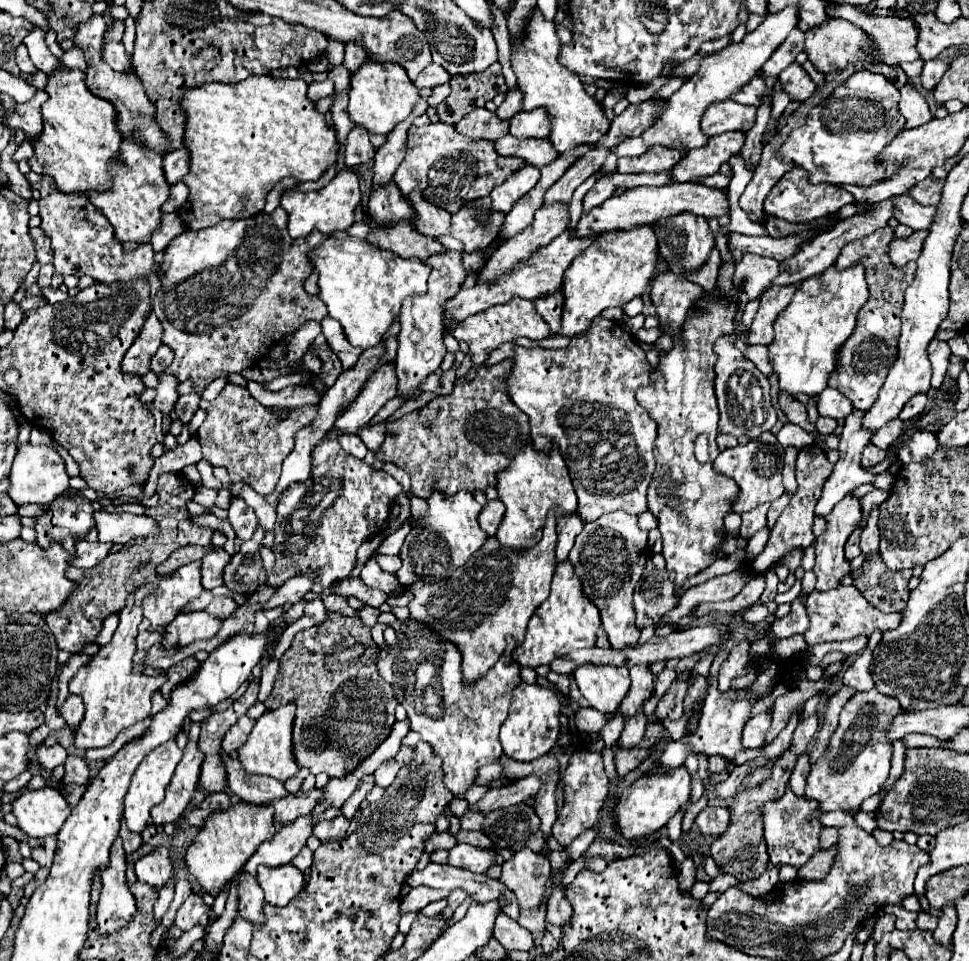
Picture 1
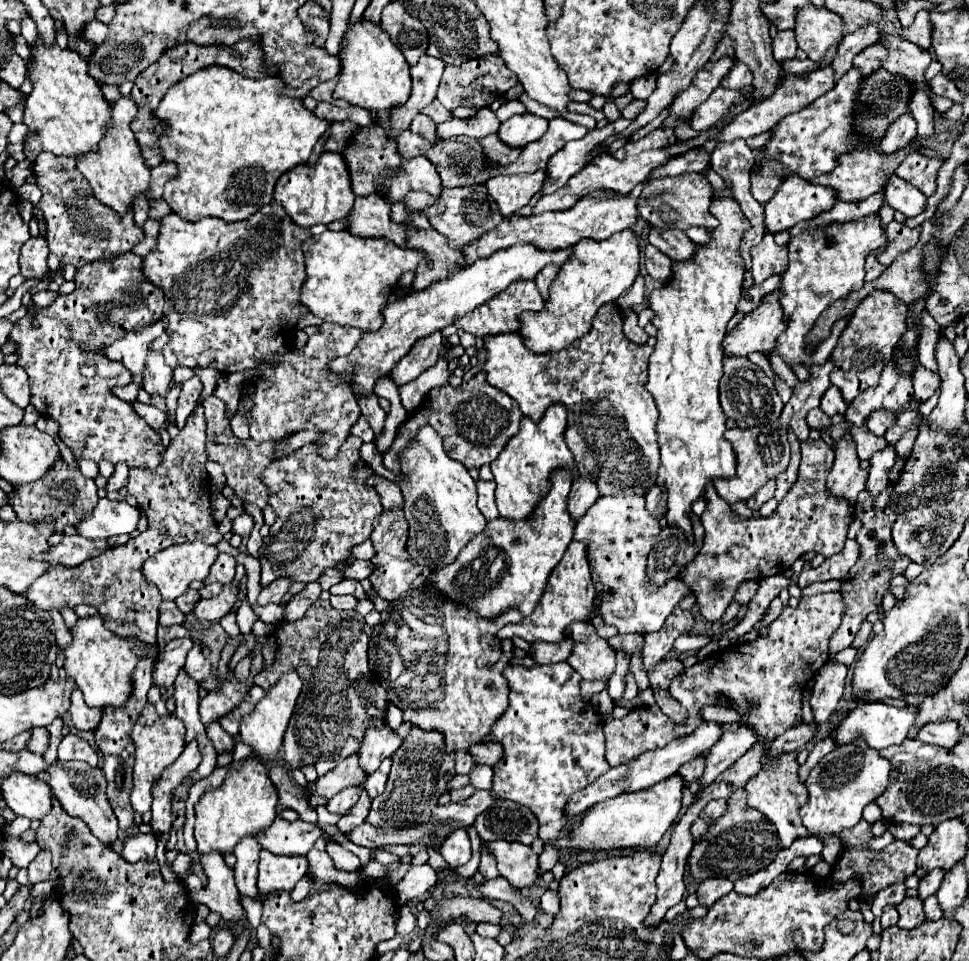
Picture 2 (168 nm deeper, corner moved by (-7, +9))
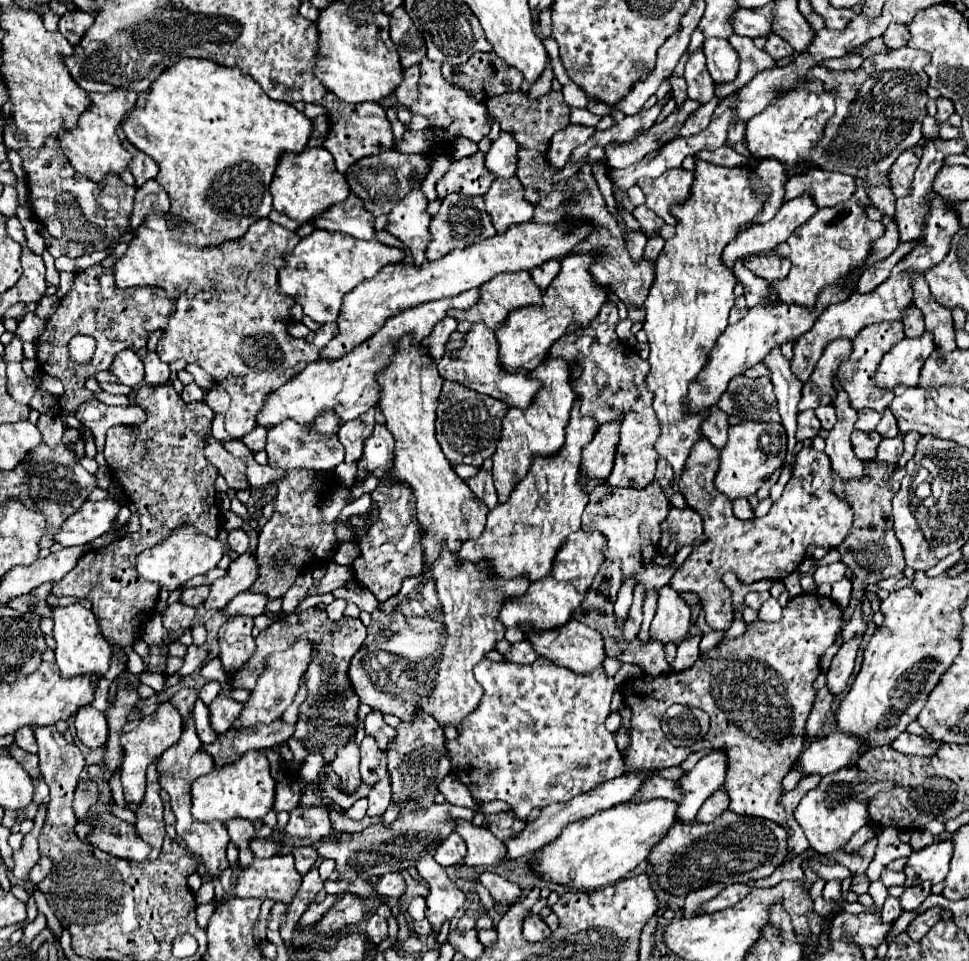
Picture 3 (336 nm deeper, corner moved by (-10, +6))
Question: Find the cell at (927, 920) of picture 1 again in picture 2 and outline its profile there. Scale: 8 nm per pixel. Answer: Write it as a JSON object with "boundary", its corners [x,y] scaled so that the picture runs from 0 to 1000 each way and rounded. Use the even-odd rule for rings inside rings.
{"boundary":[[[958,932],[951,941],[954,941],[957,958],[966,958],[973,954],[973,948],[970,941],[968,941],[968,937],[966,937],[966,932]]]}

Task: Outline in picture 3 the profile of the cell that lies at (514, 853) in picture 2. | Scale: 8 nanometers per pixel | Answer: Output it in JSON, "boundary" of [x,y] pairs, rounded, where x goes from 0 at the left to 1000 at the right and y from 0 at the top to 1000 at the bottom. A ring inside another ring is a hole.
{"boundary":[[[472,854],[470,863],[482,877],[480,898],[486,902],[511,902],[521,898],[519,877],[498,861],[488,861],[482,854]]]}

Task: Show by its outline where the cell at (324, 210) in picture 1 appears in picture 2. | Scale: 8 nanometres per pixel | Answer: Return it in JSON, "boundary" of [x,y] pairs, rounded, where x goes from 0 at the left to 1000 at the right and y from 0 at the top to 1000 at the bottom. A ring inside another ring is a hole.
{"boundary":[[[332,158],[326,173],[310,171],[293,179],[283,194],[283,208],[295,219],[295,223],[312,237],[324,233],[341,233],[357,227],[365,212],[365,200],[361,196],[361,181],[357,169],[349,158]]]}

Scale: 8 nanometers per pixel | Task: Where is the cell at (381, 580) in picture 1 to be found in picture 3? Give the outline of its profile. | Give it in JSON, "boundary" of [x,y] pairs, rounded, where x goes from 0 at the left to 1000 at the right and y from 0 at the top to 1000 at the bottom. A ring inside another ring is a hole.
{"boundary":[[[344,584],[344,588],[340,588],[340,592],[337,592],[335,600],[329,605],[329,609],[323,609],[319,613],[319,619],[323,619],[323,617],[329,617],[329,619],[331,617],[342,617],[350,611],[356,611],[358,605],[362,605],[362,602],[364,602],[364,592]]]}

